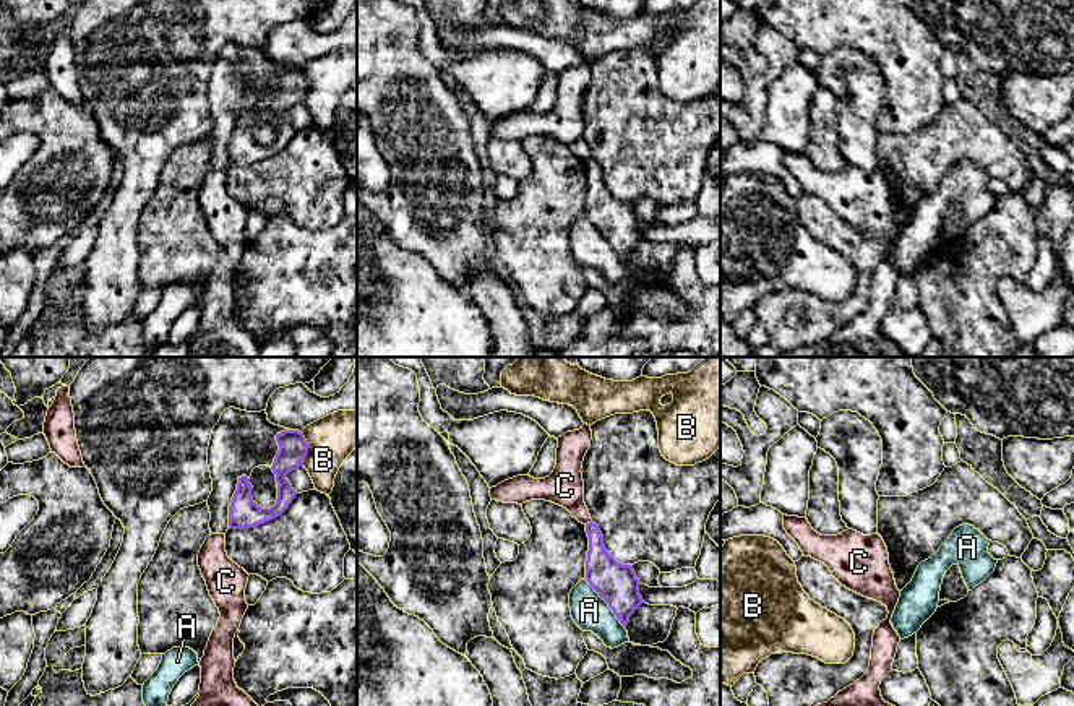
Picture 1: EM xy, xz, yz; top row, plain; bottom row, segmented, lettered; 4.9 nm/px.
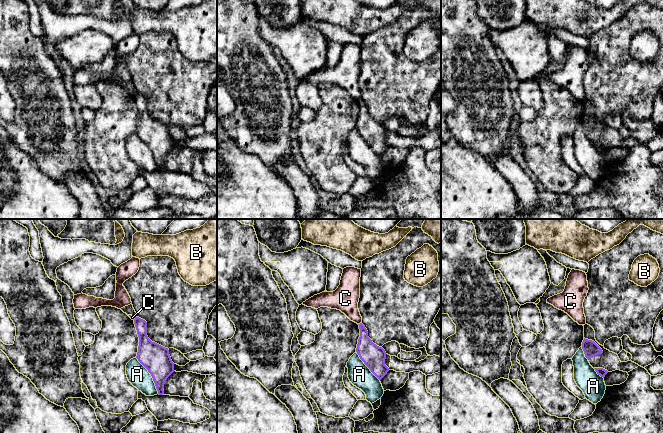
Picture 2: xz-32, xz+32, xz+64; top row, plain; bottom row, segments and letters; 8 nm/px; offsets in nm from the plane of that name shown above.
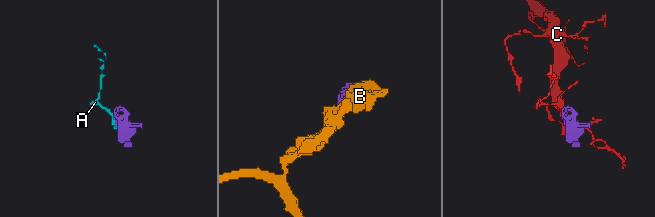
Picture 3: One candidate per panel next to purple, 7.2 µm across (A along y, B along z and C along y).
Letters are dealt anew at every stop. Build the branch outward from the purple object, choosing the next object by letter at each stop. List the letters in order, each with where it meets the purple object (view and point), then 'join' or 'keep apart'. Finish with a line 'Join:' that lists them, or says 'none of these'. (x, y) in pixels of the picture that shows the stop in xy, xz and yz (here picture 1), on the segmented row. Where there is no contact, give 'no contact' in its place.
A: contact xz (607, 602); keep apart
B: contact xy (307, 448); keep apart
C: contact xz (588, 523); keep apart
Join: none of these

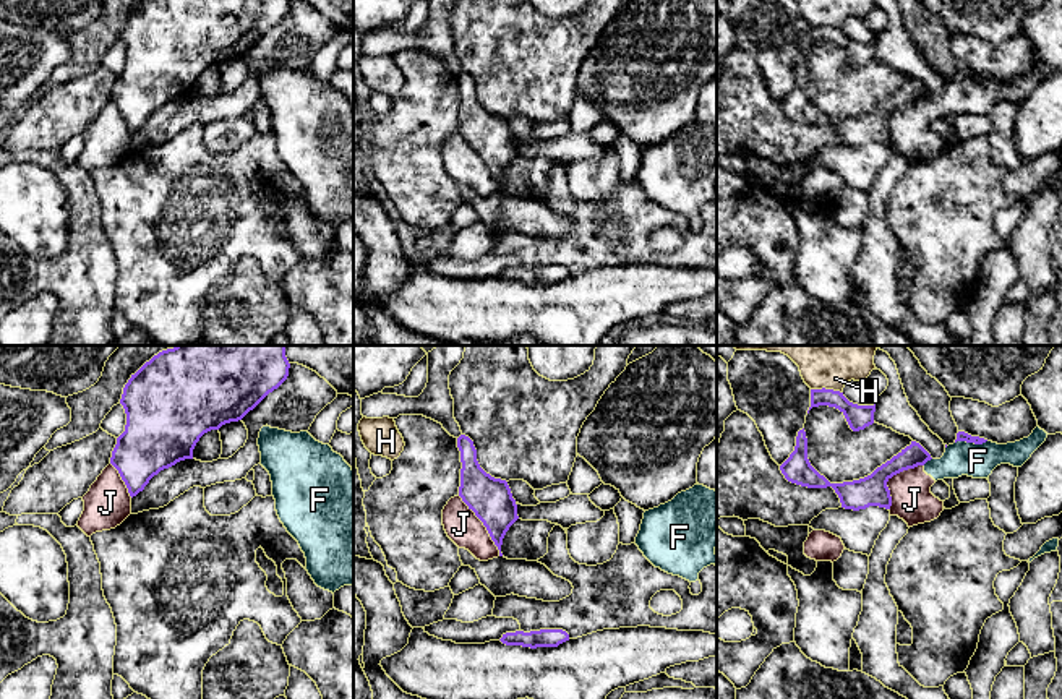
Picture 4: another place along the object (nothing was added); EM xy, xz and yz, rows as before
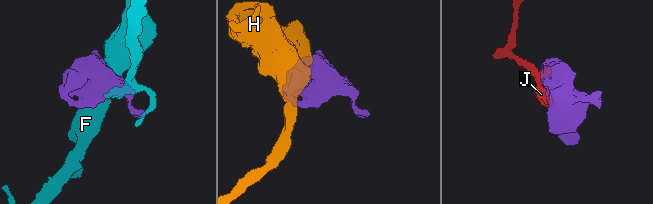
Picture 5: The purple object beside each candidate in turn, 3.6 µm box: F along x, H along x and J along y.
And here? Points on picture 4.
F: contact yz (970, 441); keep apart
H: contact yz (824, 388); keep apart
J: contact yz (890, 477); keep apart
Join: none of these

